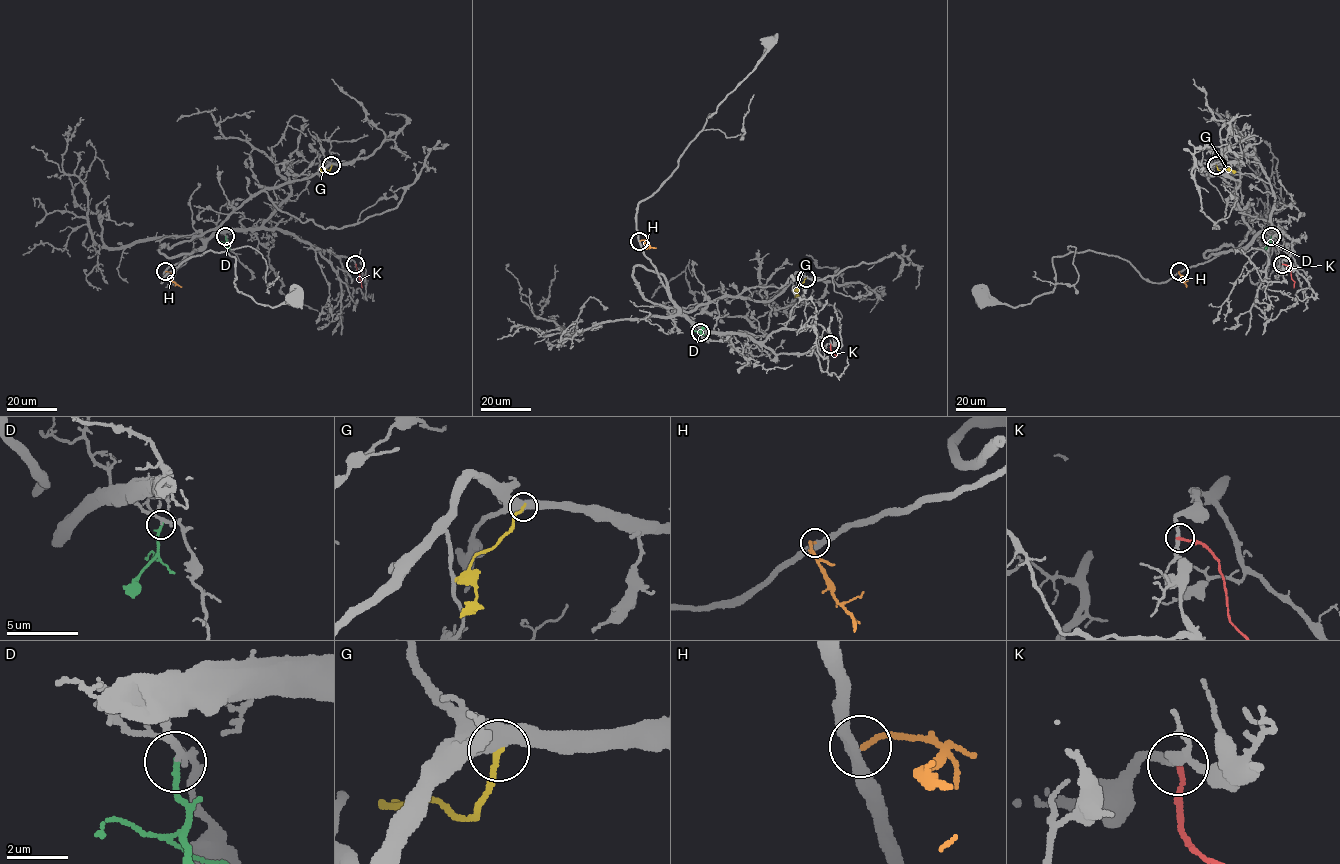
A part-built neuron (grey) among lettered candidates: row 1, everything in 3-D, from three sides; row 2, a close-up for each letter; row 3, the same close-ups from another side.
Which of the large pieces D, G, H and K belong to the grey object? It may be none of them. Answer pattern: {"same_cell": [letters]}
{"same_cell": ["D"]}

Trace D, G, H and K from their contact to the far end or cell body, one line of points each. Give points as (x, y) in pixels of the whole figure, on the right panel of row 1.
D: (1271, 236), (1266, 249)
G: (1216, 165), (1219, 170), (1236, 172)
H: (1179, 272), (1186, 287)
K: (1282, 264), (1289, 267), (1294, 287)

